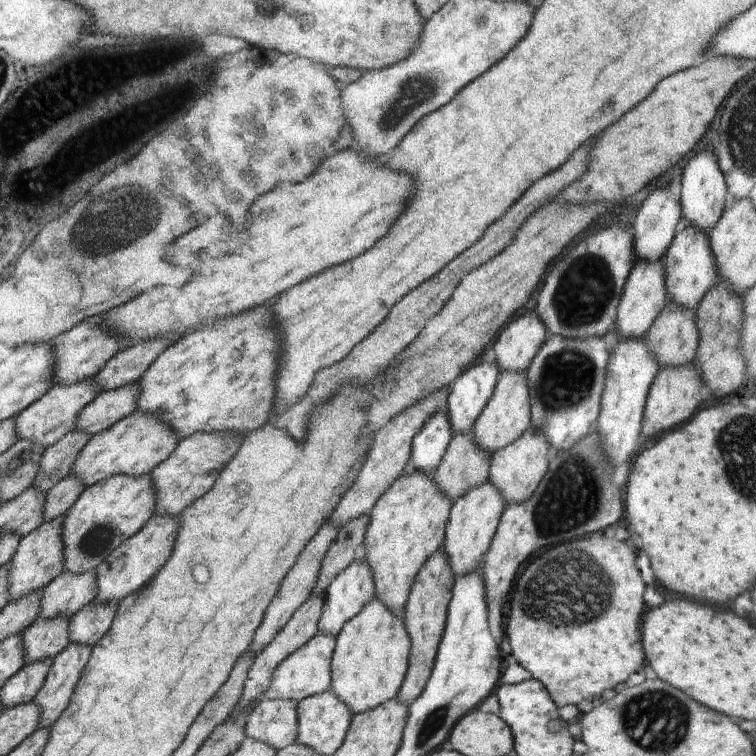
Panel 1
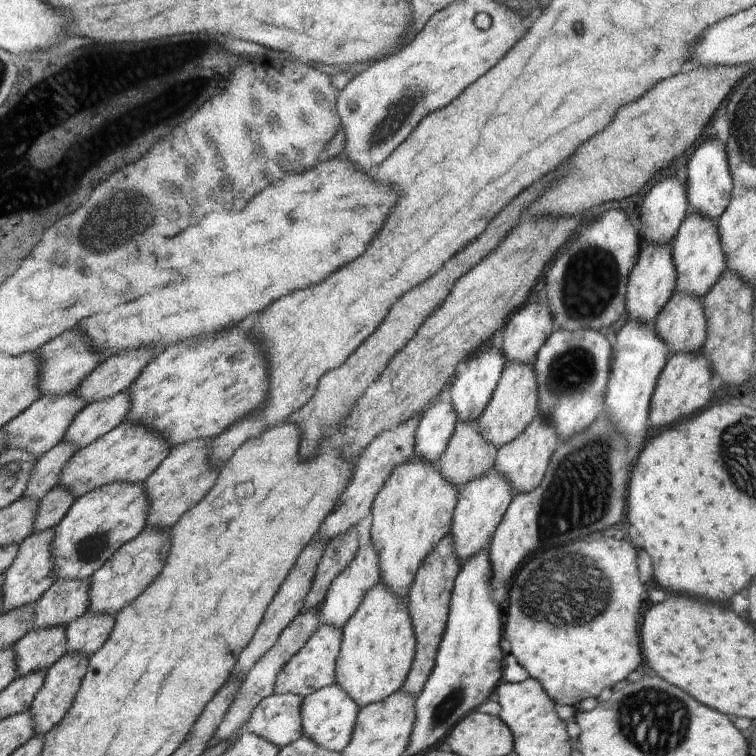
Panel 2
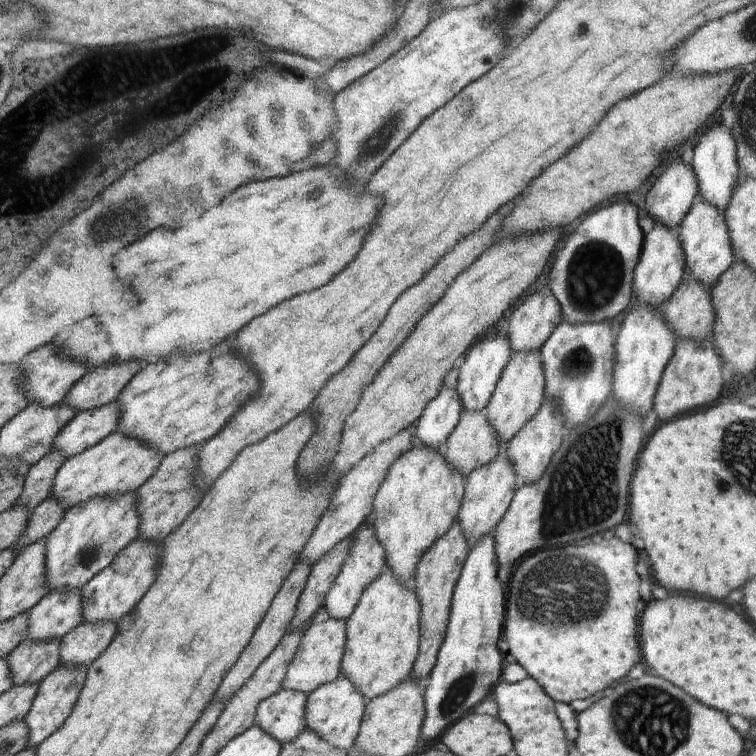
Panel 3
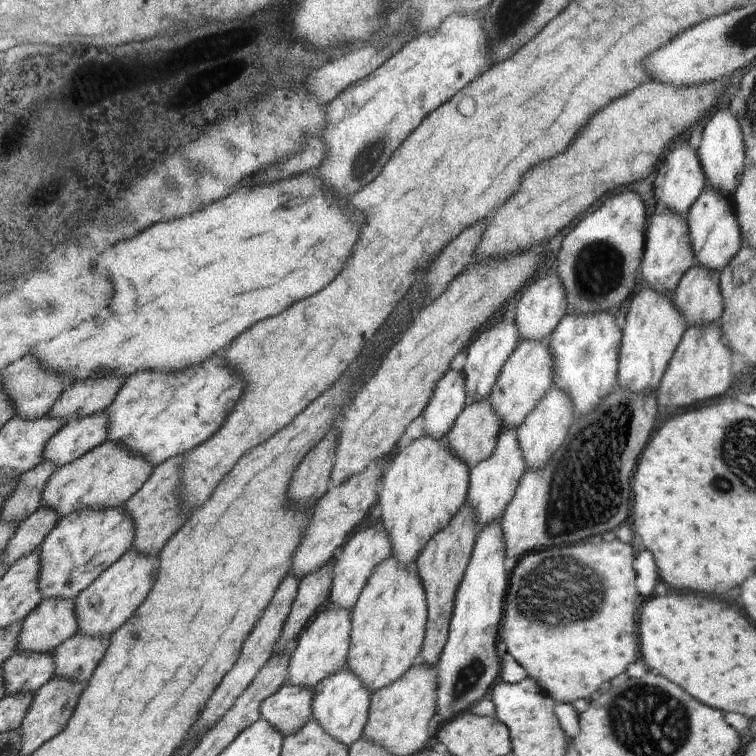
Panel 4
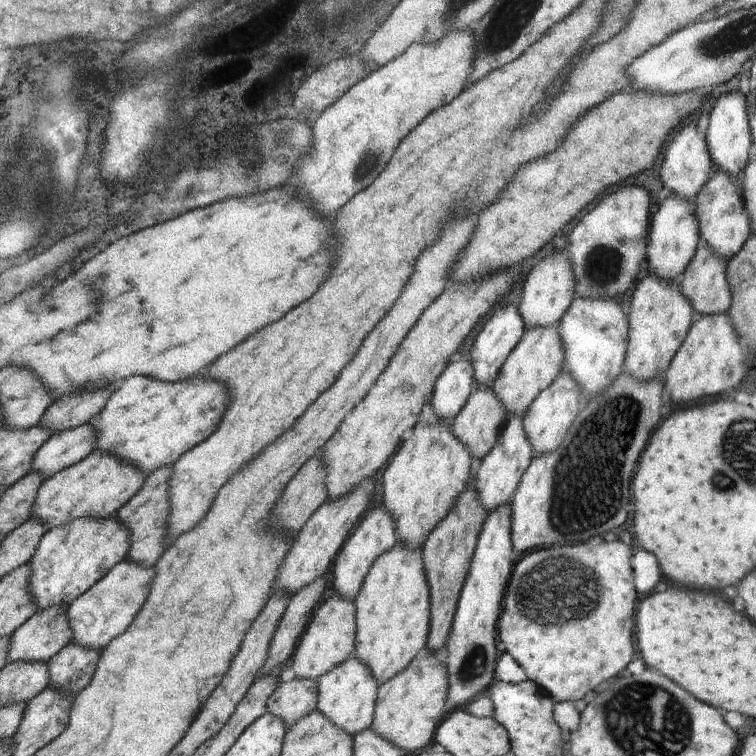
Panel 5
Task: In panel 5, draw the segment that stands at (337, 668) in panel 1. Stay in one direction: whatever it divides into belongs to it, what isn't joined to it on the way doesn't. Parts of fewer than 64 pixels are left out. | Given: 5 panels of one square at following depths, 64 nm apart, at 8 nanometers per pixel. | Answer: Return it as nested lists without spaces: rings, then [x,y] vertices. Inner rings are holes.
[[[397,542],[389,552],[380,555],[372,563],[362,588],[354,600],[356,607],[356,632],[354,656],[369,670],[378,685],[384,684],[402,672],[411,660],[427,646],[431,625],[431,604],[421,548],[411,551]]]

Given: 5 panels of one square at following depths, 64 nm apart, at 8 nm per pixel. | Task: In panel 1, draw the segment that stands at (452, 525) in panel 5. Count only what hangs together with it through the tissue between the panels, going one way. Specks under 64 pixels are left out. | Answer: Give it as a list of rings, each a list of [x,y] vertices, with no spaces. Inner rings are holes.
[[[443,546],[423,564],[405,604],[403,623],[411,640],[409,663],[406,676],[397,694],[398,702],[409,706],[424,690],[433,671],[437,650],[446,626],[447,606],[449,605],[455,578],[445,559]]]

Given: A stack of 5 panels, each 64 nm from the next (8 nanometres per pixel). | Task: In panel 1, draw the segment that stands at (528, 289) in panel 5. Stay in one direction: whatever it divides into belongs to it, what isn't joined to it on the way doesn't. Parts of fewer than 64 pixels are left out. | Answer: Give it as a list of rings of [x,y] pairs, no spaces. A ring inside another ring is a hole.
[[[534,310],[531,313],[514,317],[504,328],[494,343],[495,364],[501,374],[507,372],[524,373],[536,353],[540,350],[542,343],[545,341],[545,328],[541,323],[540,317]]]

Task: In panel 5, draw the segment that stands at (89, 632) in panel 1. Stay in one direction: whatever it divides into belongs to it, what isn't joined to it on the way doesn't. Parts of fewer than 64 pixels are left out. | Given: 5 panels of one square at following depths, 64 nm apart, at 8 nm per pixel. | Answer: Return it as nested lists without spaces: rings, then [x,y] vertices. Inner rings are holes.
[[[70,641],[47,662],[50,685],[76,696],[90,684],[100,655],[101,650]]]

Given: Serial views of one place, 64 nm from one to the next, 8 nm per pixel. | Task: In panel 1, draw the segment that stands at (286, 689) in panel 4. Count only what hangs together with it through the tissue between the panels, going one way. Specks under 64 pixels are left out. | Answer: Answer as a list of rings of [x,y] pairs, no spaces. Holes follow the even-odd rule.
[[[264,699],[248,715],[245,735],[275,748],[277,752],[294,744],[297,737],[297,702],[292,699]]]

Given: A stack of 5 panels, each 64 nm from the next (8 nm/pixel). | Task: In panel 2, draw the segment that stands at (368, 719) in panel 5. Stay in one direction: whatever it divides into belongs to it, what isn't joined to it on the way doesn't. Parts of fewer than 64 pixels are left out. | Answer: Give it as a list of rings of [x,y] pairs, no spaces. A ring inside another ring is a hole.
[[[337,683],[314,691],[302,699],[300,714],[303,735],[318,746],[325,748],[326,751],[340,753],[352,736],[358,711],[359,707],[355,701],[346,695],[344,689],[340,688]]]

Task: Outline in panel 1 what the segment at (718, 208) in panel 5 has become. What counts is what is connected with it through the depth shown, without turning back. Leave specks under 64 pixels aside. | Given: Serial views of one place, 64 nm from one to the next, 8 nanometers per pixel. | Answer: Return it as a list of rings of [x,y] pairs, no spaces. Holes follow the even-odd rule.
[[[680,221],[675,228],[675,235],[672,244],[668,247],[666,254],[662,258],[665,287],[667,288],[668,302],[672,302],[676,307],[684,309],[695,309],[704,298],[706,291],[718,282],[715,260],[709,247],[708,233],[698,231],[687,222]]]

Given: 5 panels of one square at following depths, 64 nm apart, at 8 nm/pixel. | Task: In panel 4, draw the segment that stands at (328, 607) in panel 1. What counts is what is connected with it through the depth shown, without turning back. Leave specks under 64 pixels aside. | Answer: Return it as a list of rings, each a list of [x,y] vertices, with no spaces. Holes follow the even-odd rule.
[[[381,522],[375,526],[368,526],[366,530],[356,532],[350,540],[343,543],[338,550],[336,562],[333,564],[333,583],[328,603],[337,609],[343,609],[349,613],[355,607],[368,577],[373,573],[376,566],[383,563],[392,555],[392,547],[388,535],[381,526]]]

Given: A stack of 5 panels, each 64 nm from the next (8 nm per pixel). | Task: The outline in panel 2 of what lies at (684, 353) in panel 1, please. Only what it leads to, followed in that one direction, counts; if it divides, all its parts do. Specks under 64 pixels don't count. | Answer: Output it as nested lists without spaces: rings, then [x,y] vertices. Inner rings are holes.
[[[674,293],[659,312],[657,320],[652,324],[655,333],[669,349],[670,354],[668,356],[675,355],[676,353],[700,354],[703,349],[707,333],[707,320],[705,319],[700,299],[694,299],[681,293]]]

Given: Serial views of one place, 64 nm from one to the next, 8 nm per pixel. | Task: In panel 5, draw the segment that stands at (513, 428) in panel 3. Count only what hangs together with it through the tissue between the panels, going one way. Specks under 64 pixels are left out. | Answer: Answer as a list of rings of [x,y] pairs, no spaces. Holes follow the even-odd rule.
[[[558,325],[550,328],[526,328],[520,342],[500,367],[493,382],[493,393],[507,411],[507,416],[522,417],[530,403],[561,373],[563,351],[557,328]]]

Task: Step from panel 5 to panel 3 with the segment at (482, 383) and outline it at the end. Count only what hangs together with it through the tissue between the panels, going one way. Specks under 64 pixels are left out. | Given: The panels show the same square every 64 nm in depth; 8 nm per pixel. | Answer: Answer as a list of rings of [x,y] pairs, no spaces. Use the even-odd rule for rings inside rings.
[[[493,330],[471,346],[465,354],[465,363],[460,366],[455,391],[459,396],[462,412],[484,412],[497,382],[500,380],[500,375],[512,356],[507,335],[505,338],[497,338],[495,331]]]

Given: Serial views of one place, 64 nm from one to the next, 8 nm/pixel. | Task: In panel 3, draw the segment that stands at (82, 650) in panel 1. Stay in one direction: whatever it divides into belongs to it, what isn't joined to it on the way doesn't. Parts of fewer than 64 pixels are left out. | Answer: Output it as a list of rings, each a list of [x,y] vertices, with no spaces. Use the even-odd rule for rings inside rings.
[[[58,665],[54,671],[47,674],[39,684],[31,709],[23,718],[29,726],[30,740],[28,747],[36,748],[44,739],[54,734],[70,718],[71,712],[79,700],[80,691],[83,690],[87,678],[87,668],[84,665]]]

